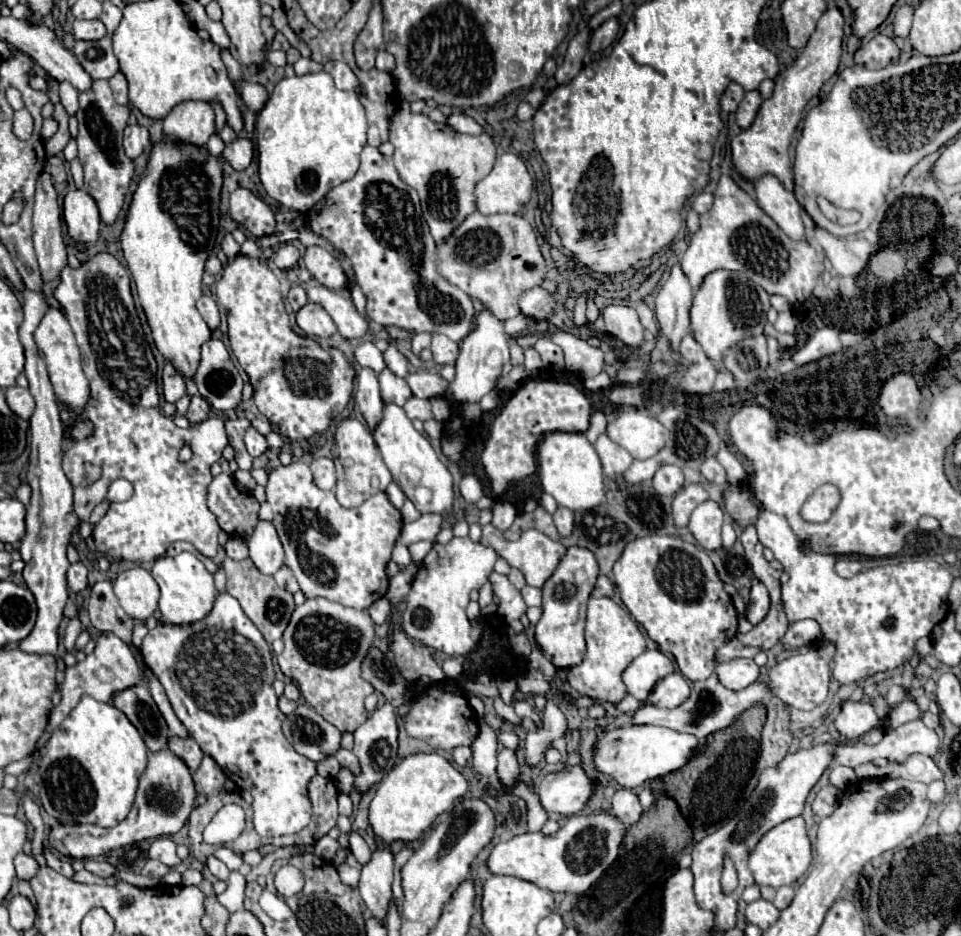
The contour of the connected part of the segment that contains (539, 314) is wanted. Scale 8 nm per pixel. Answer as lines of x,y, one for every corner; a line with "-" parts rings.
533,288
529,292
525,292
521,296
521,310
523,314
527,316
533,316
533,318
549,318
553,314
553,306
555,306
555,300
553,300
553,294
549,294
547,290
543,288

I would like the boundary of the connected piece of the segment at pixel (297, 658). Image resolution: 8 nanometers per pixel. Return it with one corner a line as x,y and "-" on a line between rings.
309,598
297,606
283,632
285,650
277,662
287,678
297,682
301,696
341,732
353,732
367,720
363,700
373,686
361,678
361,660
373,644
373,620
367,610
353,610
327,598

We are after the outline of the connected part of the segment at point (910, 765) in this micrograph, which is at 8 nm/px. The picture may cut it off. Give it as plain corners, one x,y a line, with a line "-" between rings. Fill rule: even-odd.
913,754
901,764
889,762
883,768
877,768
873,764
863,764
857,768
857,772
859,772
859,778
907,778
907,780
919,780
925,784
945,778
945,774
939,770
933,758
923,754

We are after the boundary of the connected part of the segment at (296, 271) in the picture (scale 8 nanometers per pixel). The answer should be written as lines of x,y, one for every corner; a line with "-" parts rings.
295,266
295,268
287,270
287,280
289,280
291,284
305,284
309,278
311,278
311,276
309,276
309,272
307,272
305,268

